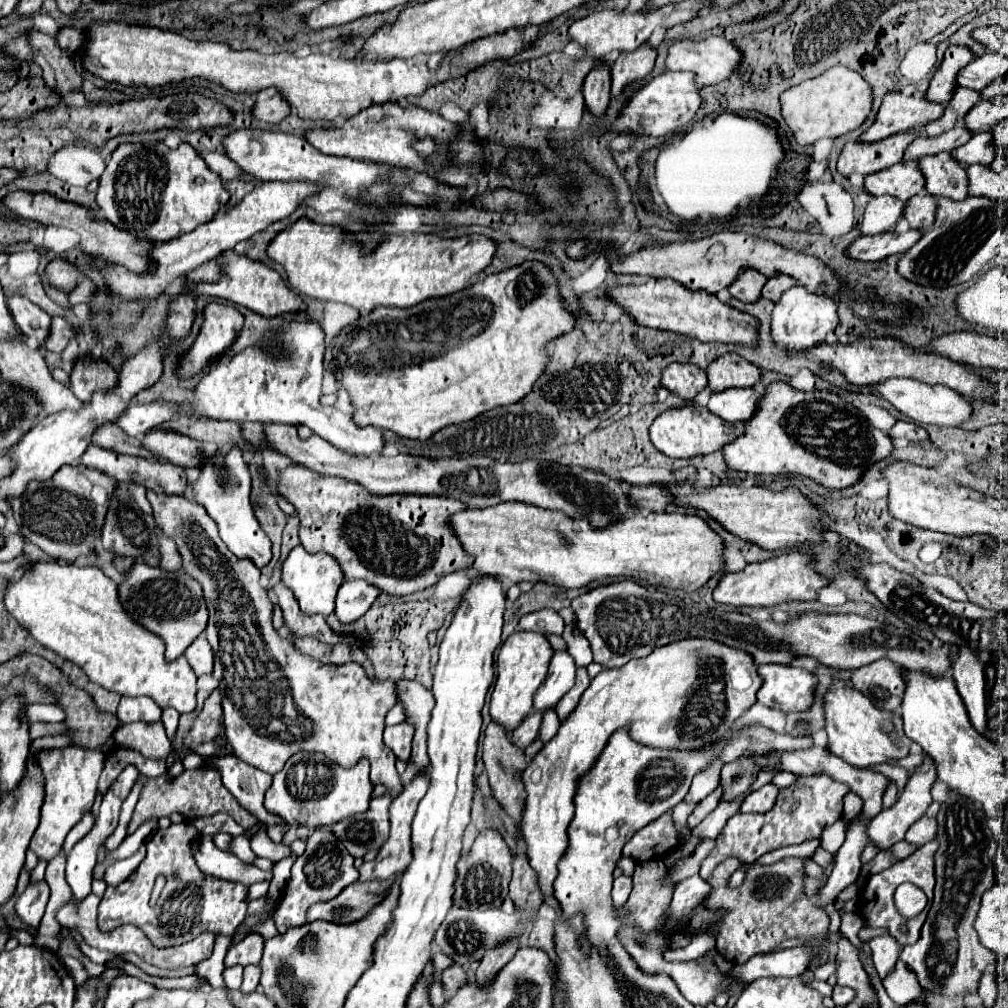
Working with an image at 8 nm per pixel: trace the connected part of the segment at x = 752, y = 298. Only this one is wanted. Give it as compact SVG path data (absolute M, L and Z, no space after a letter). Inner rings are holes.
M744 270L738 280L728 288L730 294L742 302L758 302L762 296L762 288L766 278L756 270Z

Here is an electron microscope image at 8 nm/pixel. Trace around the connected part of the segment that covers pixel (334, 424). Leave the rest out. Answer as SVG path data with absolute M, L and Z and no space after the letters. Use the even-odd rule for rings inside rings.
M286 322L284 330L278 334L286 354L282 358L264 354L258 346L246 348L238 356L216 362L194 386L194 398L178 404L150 402L132 404L116 422L128 436L142 436L162 422L174 416L188 418L212 418L212 420L234 420L234 422L278 422L308 426L314 434L322 436L336 448L352 450L360 456L370 456L382 452L382 432L366 426L360 428L352 418L344 416L334 408L324 408L320 404L320 382L322 382L322 356L324 356L324 332L316 322Z

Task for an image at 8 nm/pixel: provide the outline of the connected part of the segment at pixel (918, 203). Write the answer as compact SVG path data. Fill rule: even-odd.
M930 194L914 196L904 206L904 218L912 230L928 230L934 224L936 198Z

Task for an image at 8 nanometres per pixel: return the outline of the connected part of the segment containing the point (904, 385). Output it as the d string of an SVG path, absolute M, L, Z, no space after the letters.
M890 378L882 384L872 386L874 394L888 400L900 414L908 416L916 424L934 424L934 426L958 426L964 420L970 418L972 408L968 402L962 400L962 396L946 386L930 386L918 380L908 378Z

